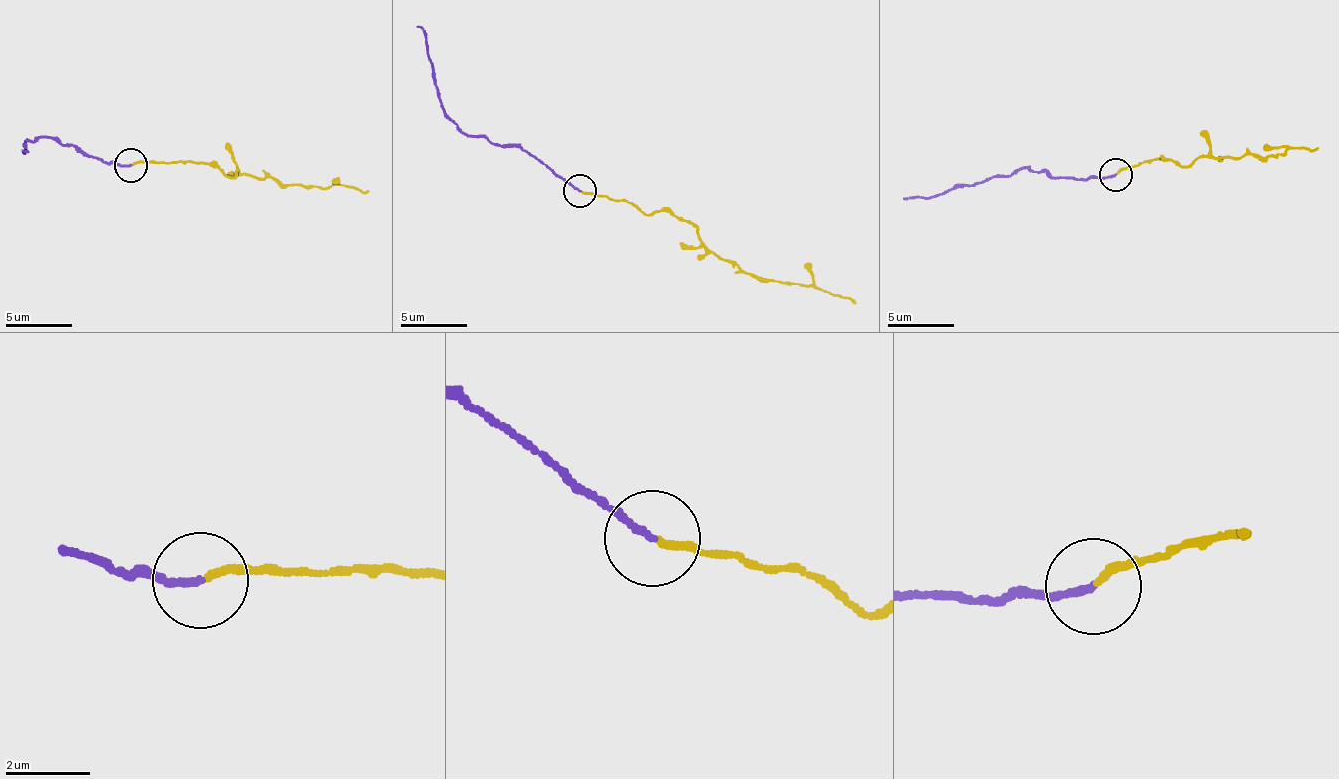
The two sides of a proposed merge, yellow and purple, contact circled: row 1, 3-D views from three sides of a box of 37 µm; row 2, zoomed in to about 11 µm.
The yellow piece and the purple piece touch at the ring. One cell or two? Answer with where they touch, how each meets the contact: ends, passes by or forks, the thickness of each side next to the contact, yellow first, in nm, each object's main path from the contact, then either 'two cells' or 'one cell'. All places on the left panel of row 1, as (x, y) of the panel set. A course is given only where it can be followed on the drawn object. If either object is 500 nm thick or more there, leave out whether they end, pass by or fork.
(130, 165) | yellow ends | purple ends | 150/150 nm | yellow via (132, 166), (192, 161), (218, 165), (230, 177), (240, 171), (273, 179), (340, 184), (369, 190) | purple via (132, 166), (61, 147), (57, 139), (40, 138), (25, 144), (23, 153), (28, 152), (23, 150) | one cell

